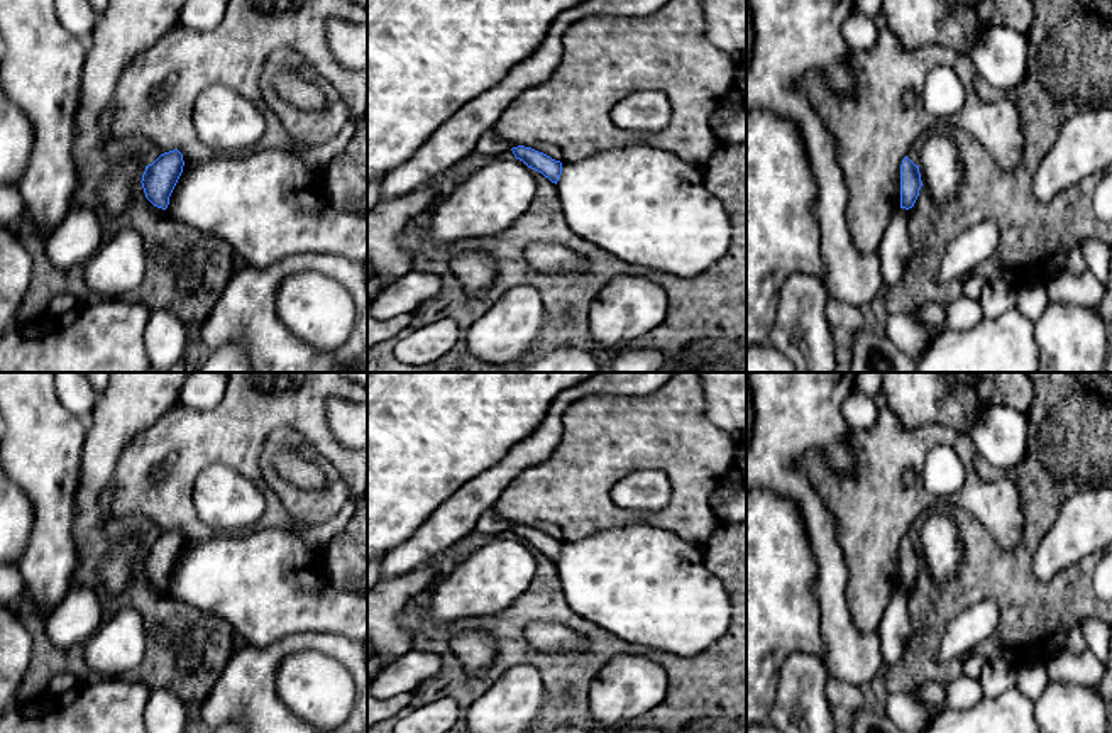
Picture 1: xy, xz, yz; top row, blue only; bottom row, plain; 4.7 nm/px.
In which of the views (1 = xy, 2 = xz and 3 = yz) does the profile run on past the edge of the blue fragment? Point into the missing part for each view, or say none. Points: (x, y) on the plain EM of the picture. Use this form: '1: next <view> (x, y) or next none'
1: next none
2: next none
3: next none

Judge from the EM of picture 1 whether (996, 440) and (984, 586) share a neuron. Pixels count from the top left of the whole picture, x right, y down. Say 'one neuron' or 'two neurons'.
two neurons

